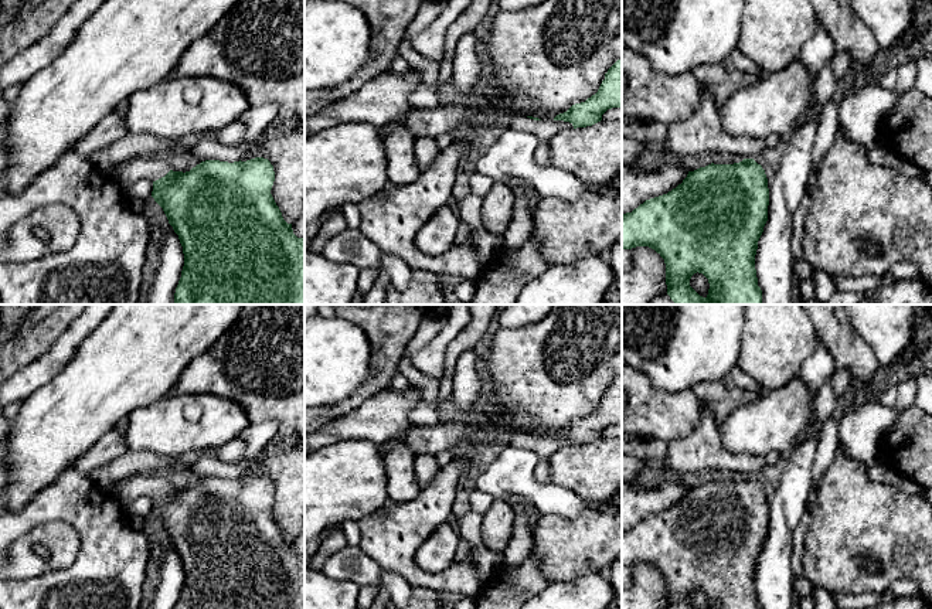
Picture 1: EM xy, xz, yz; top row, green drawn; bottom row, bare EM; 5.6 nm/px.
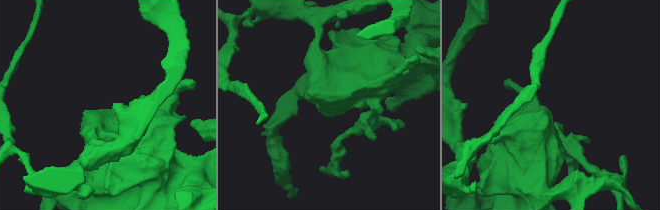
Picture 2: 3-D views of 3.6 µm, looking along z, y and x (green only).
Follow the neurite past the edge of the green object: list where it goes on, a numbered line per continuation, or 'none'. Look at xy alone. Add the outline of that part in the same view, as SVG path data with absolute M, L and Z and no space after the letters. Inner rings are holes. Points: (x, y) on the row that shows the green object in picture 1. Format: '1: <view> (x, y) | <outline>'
1: xy (143, 167) | M137 156L120 163L112 173L122 186L129 187L140 180L156 181L170 170L169 163L159 156Z

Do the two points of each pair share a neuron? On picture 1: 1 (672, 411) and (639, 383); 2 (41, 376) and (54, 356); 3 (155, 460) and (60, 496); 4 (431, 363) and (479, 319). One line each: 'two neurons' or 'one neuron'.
1: one neuron
2: one neuron
3: two neurons
4: two neurons

